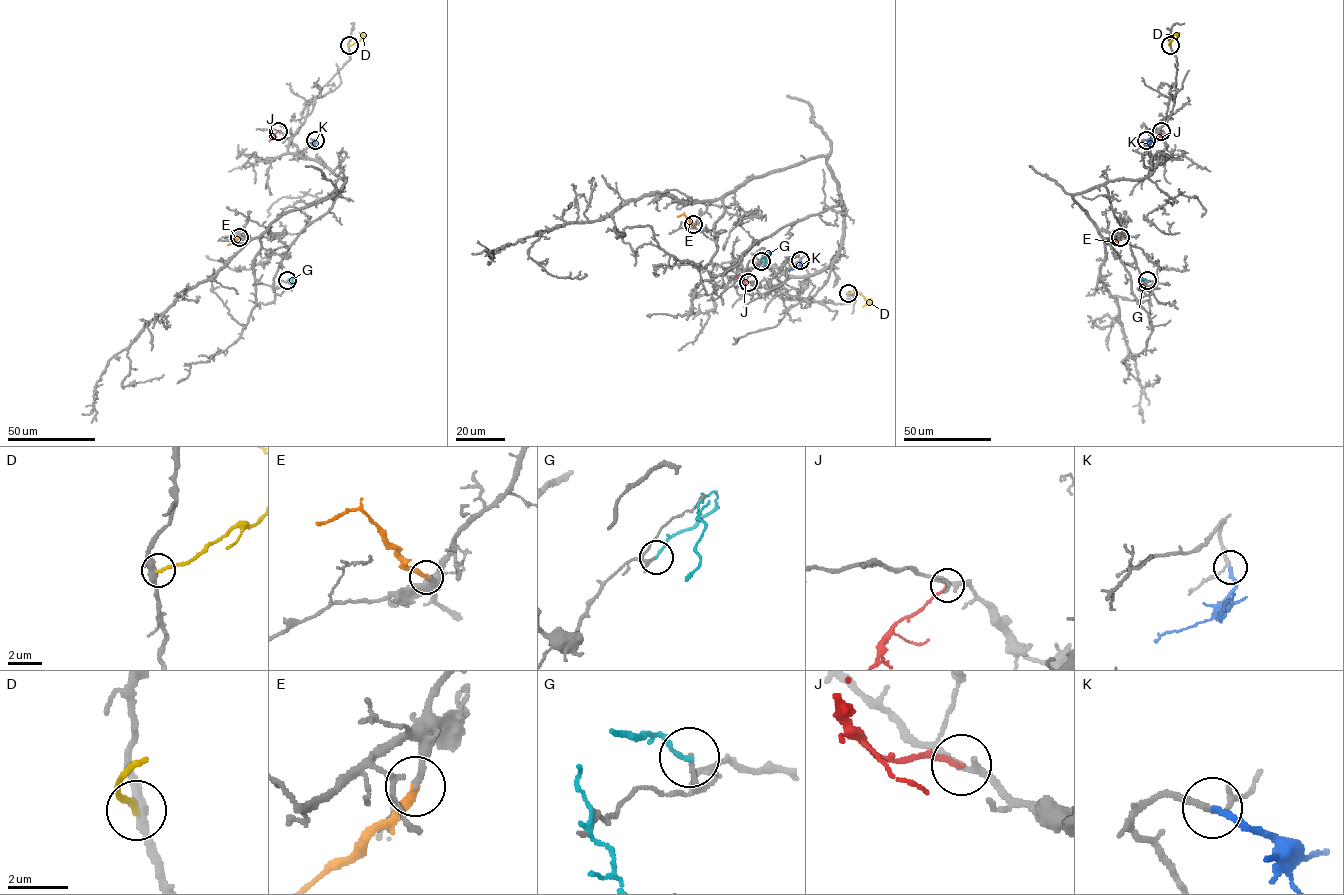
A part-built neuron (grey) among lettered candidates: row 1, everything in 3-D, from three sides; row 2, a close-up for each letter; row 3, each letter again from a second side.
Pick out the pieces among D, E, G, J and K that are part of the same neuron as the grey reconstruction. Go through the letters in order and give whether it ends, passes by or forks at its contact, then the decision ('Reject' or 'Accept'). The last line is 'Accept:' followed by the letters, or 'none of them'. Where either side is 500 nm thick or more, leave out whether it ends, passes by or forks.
D: It ends there. Reject
E: It ends there. Accept
G: It ends there. Reject
J: It ends there. Reject
K: It ends there. Accept
Accept: E, K

